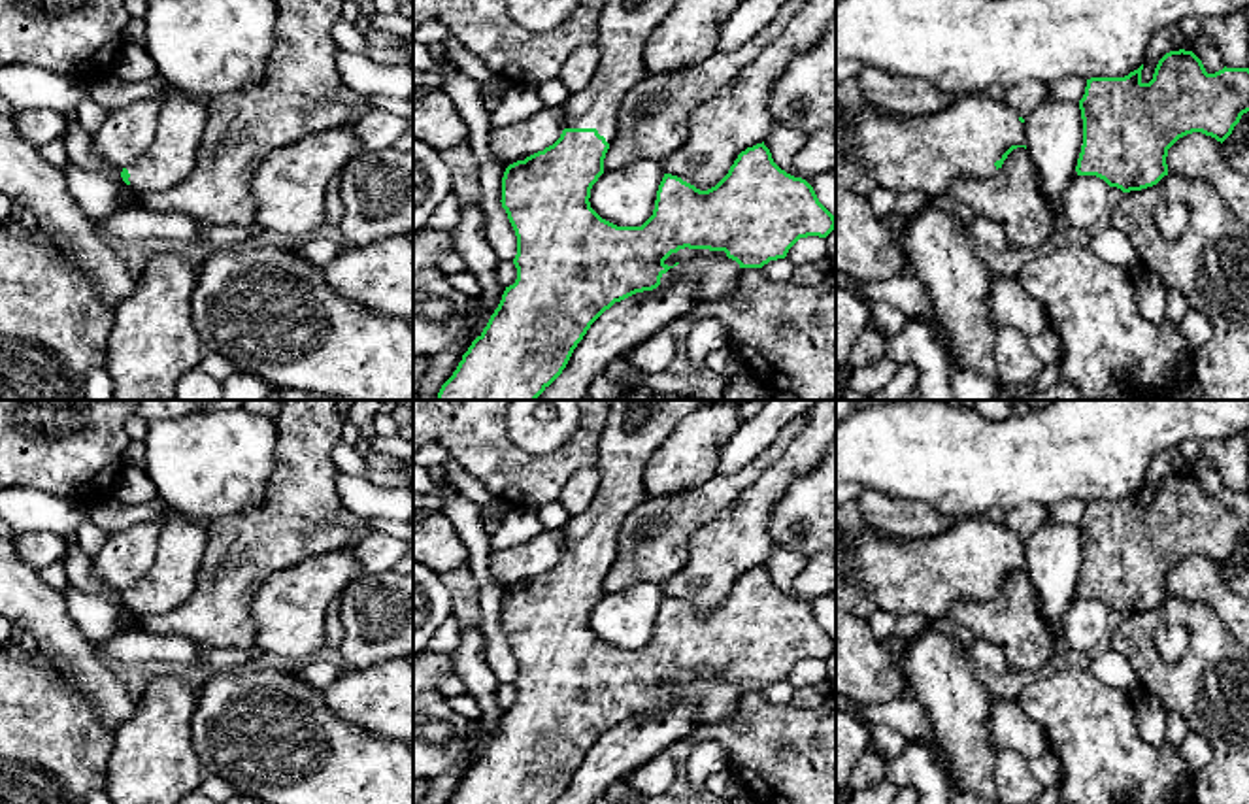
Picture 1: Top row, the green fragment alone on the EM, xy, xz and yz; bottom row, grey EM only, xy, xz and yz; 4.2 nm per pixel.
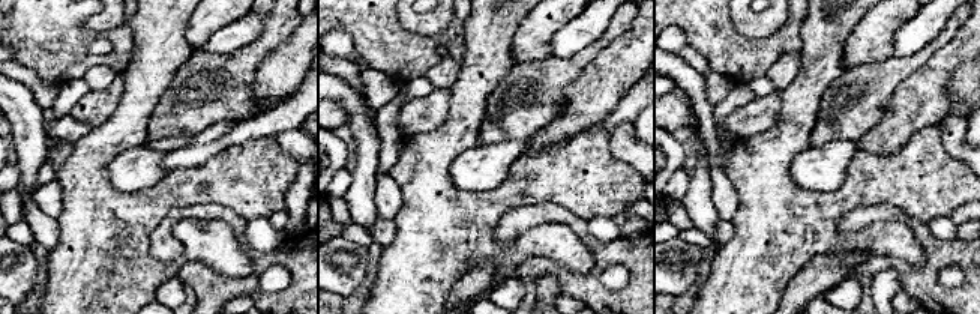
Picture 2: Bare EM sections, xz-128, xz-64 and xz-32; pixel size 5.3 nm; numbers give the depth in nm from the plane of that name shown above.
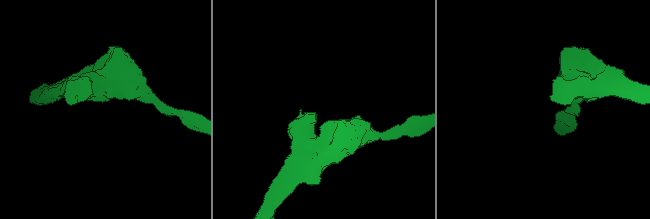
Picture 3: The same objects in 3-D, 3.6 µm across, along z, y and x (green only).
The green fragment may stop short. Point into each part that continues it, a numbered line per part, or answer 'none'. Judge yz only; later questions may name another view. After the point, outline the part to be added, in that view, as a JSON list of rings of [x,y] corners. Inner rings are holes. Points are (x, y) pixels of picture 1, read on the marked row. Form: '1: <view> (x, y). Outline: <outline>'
1: yz (927, 153). Outline: [[[987,92],[966,94],[936,113],[906,119],[885,119],[862,109],[853,123],[845,123],[841,111],[836,108],[836,153],[847,153],[858,160],[879,187],[894,193],[917,191],[928,198],[947,194],[958,177],[985,179],[994,176],[994,162],[1000,160],[1011,145],[1024,145],[1024,142],[1026,123],[1019,121],[1017,111],[1009,108],[1006,100],[994,100]]]

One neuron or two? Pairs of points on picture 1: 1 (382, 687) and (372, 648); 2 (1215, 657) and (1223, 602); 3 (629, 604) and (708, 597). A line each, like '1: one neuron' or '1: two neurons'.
1: two neurons
2: two neurons
3: two neurons

